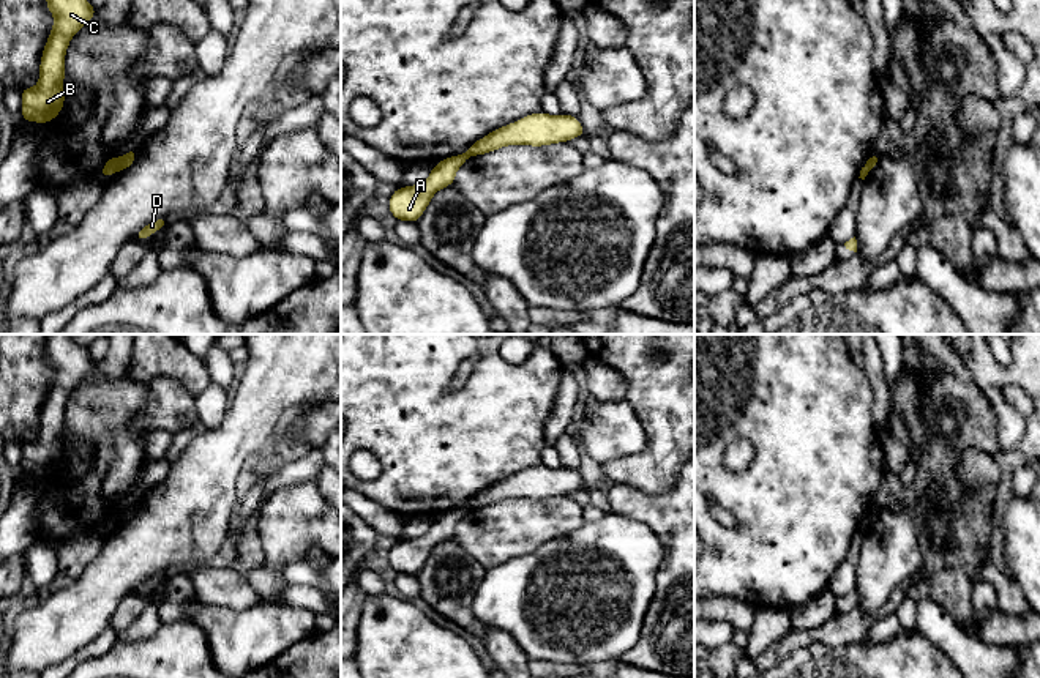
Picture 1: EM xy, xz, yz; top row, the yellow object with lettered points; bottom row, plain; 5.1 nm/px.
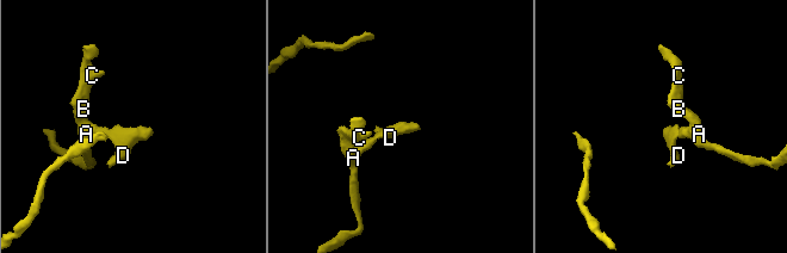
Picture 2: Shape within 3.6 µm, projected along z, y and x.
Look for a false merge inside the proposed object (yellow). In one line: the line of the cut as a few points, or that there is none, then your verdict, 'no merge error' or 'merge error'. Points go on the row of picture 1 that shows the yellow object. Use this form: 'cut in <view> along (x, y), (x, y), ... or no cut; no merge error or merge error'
cut in xy along (117, 158), (114, 171); merge error

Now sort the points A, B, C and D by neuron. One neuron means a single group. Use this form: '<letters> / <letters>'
A B C / D

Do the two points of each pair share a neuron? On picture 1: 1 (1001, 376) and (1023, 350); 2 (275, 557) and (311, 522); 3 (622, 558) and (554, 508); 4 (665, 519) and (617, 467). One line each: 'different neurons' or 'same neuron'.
1: same neuron
2: same neuron
3: different neurons
4: different neurons

